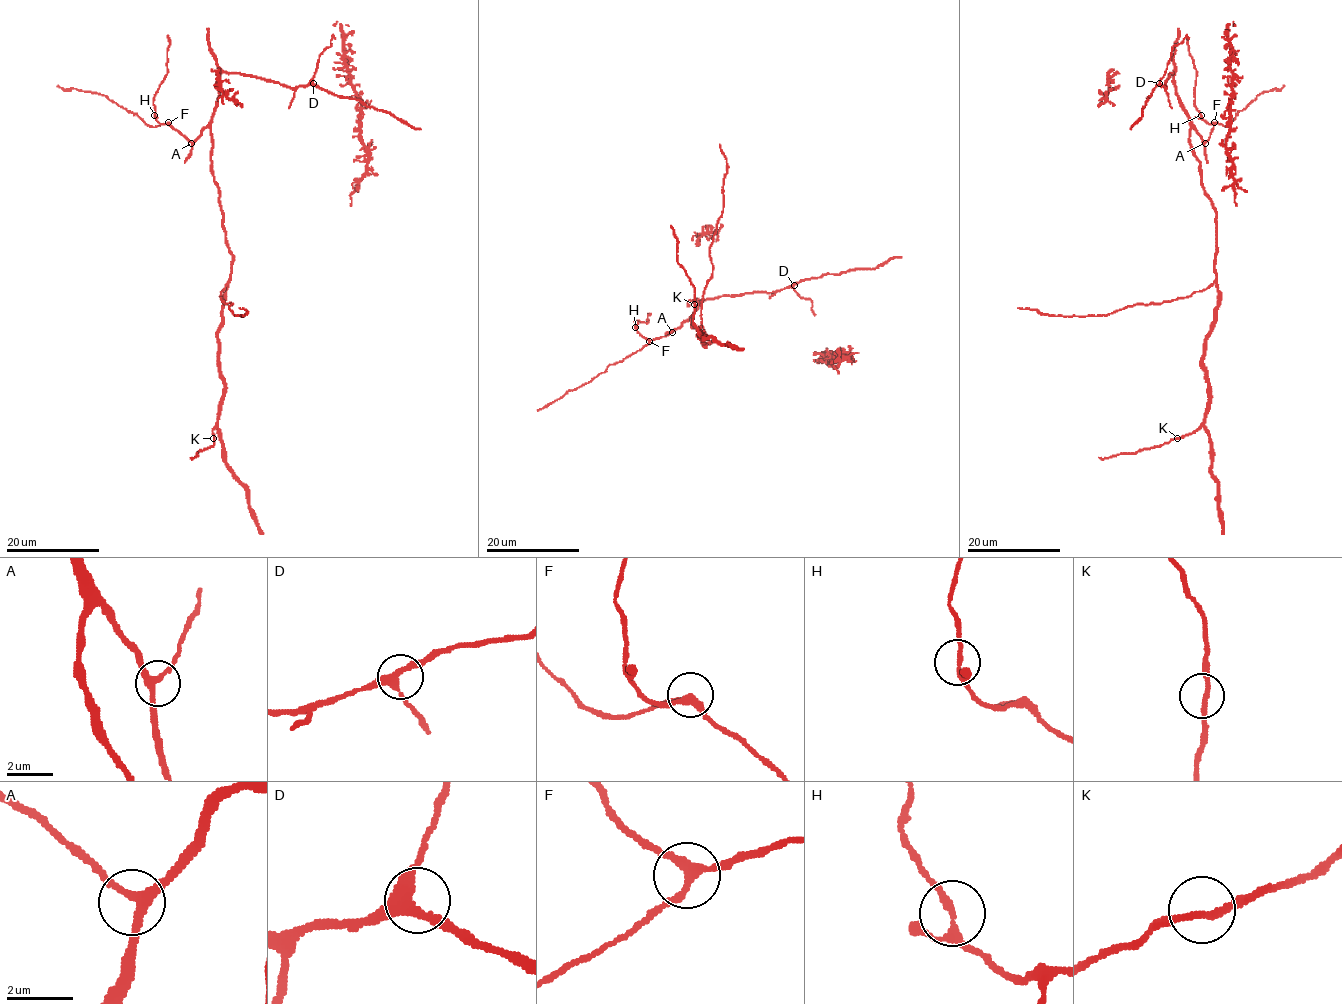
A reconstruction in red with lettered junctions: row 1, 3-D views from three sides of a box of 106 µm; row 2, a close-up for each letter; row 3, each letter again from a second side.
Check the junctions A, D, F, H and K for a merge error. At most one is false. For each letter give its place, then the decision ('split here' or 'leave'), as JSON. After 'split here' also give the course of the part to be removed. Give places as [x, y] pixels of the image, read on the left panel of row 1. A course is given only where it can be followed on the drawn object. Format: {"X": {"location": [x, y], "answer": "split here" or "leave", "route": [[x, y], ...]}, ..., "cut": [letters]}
{"A": {"location": [191, 143], "answer": "leave"}, "D": {"location": [313, 83], "answer": "leave"}, "F": {"location": [168, 122], "answer": "leave"}, "H": {"location": [154, 115], "answer": "leave"}, "K": {"location": [213, 438], "answer": "leave"}, "cut": []}

